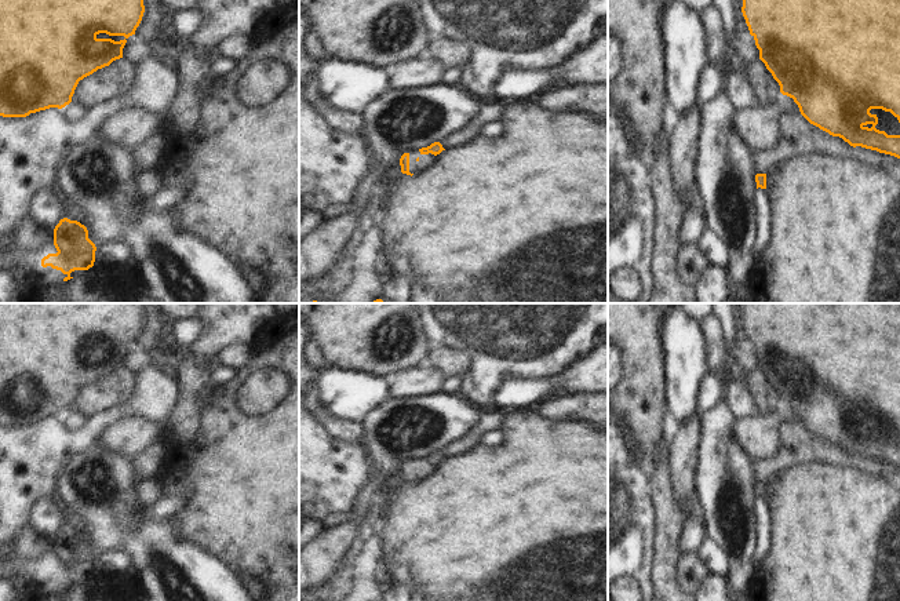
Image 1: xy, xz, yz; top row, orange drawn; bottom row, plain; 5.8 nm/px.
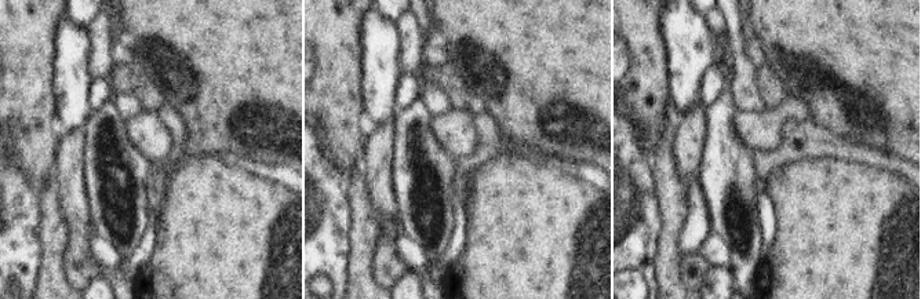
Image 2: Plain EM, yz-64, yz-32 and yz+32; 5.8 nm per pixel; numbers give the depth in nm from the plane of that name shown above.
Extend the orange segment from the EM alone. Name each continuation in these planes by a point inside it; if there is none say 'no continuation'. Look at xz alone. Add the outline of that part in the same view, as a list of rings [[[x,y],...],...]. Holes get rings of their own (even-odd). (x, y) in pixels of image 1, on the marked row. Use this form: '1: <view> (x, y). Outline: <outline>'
1: xz (489, 112). Outline: [[[495,99],[484,101],[478,112],[470,120],[470,123],[459,131],[455,131],[440,141],[445,150],[466,145],[473,138],[480,135],[480,128],[487,123],[500,121],[504,112],[504,106],[499,105]]]

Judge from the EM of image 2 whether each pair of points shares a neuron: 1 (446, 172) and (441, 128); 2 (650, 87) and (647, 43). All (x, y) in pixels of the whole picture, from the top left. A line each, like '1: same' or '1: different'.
1: different
2: same

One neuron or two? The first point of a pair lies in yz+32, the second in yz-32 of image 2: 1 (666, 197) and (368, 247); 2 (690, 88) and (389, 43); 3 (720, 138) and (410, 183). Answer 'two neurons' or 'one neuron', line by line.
1: one neuron
2: one neuron
3: one neuron

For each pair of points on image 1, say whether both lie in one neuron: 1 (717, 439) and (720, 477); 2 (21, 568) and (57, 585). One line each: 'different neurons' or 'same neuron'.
1: same neuron
2: same neuron

